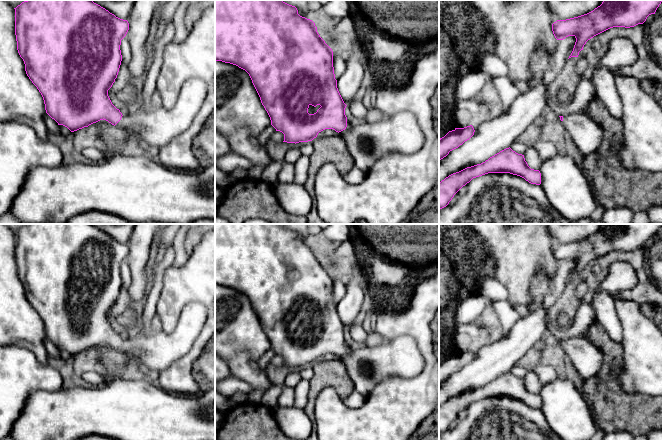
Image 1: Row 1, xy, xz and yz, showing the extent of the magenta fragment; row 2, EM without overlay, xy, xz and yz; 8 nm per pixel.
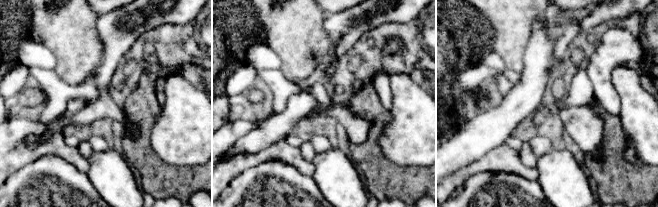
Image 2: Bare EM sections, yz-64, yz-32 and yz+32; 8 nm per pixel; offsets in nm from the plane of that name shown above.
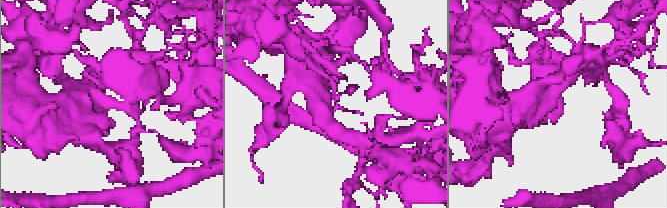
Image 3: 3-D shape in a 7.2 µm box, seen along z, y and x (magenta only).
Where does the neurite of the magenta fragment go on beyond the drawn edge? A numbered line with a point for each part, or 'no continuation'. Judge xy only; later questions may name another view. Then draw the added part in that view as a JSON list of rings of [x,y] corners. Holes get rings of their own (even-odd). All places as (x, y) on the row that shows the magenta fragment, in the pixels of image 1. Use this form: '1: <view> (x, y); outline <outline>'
1: xy (154, 126); outline [[[188,79],[181,88],[176,104],[168,110],[153,99],[145,101],[140,91],[133,97],[130,113],[123,115],[115,126],[130,130],[154,152],[191,126],[207,94],[207,84],[203,80]]]

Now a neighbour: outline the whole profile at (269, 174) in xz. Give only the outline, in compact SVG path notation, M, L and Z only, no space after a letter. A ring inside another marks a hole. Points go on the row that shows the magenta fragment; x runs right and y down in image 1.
M272 161L266 168L263 169L261 175L256 178L256 180L260 180L274 186L279 182L278 175L280 170L281 162Z

